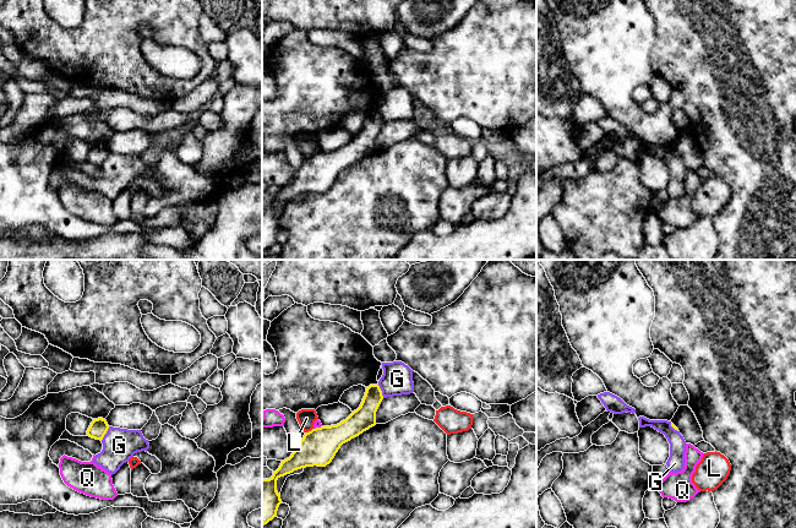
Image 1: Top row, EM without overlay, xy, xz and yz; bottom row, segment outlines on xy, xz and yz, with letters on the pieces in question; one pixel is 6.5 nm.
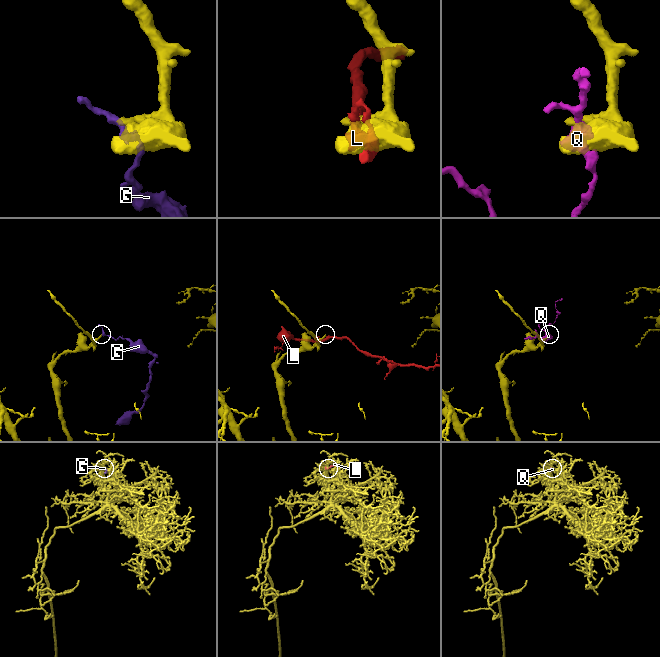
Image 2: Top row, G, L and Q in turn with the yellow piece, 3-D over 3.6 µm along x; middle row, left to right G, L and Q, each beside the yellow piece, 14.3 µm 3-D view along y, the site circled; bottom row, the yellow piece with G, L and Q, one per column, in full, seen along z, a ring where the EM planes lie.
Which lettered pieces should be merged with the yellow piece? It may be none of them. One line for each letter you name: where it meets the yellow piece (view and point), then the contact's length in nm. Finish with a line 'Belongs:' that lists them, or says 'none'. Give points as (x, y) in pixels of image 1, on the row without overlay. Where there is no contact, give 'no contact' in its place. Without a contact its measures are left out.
Belongs: none

